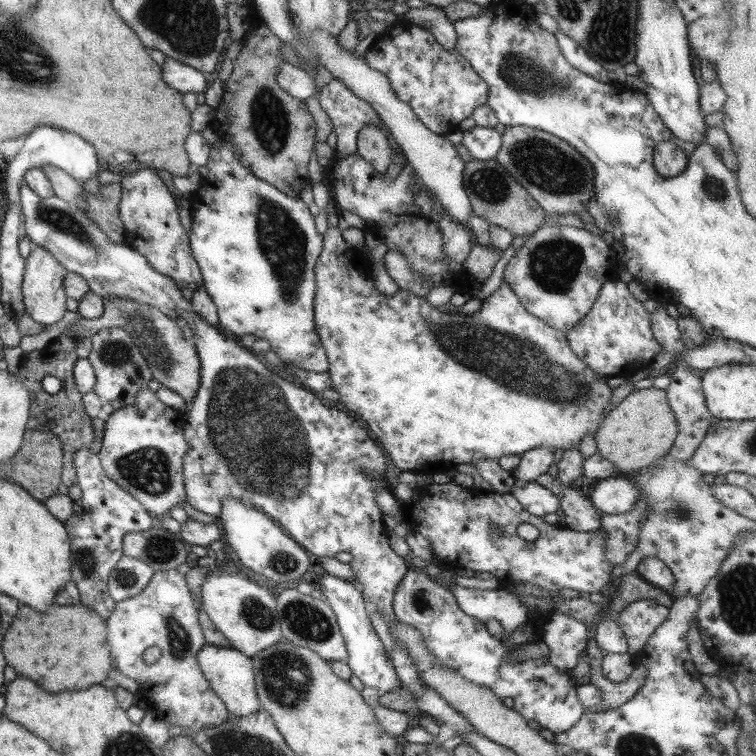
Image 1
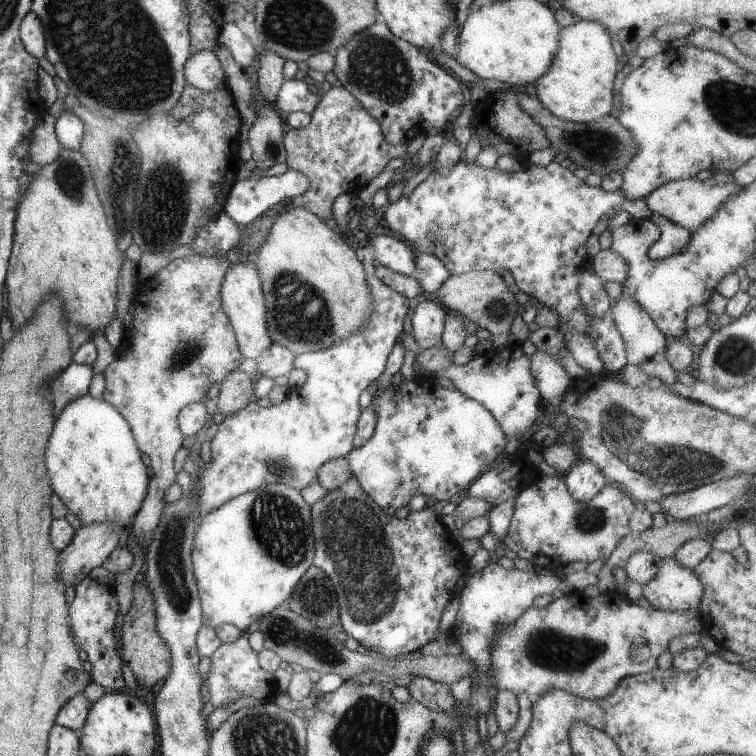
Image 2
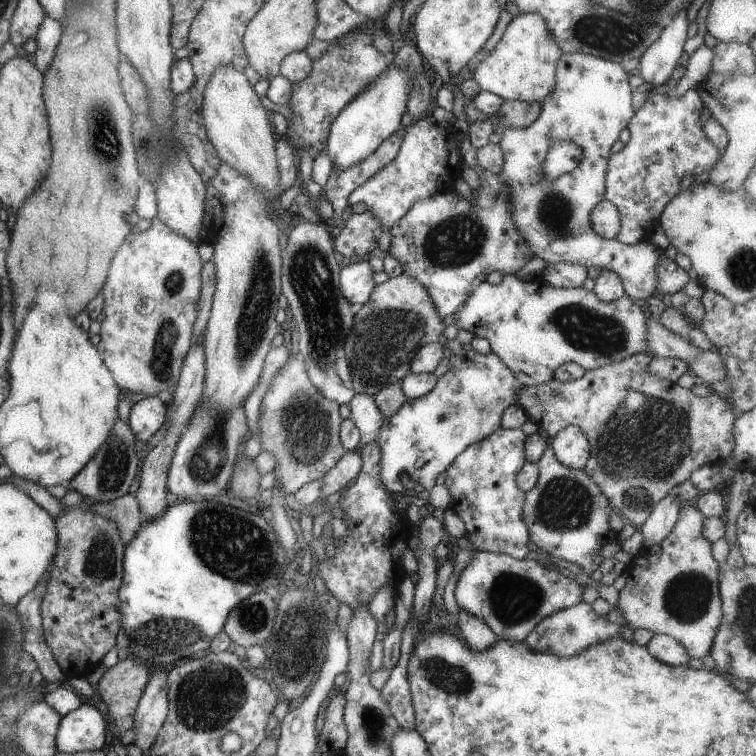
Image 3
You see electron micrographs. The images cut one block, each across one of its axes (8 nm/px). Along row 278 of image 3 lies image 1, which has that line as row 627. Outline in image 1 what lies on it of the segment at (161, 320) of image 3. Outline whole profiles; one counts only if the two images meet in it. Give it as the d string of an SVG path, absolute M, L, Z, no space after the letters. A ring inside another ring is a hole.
M175 569L155 571L147 586L139 594L114 604L105 622L107 642L111 646L109 650L111 662L123 676L137 683L133 694L137 697L137 692L139 692L141 699L148 701L149 710L154 711L165 724L182 726L191 733L208 726L219 726L231 717L198 667L197 653L206 643L193 602L192 593L187 588L183 575ZM149 647L159 648L159 658L152 664L145 664L143 650Z

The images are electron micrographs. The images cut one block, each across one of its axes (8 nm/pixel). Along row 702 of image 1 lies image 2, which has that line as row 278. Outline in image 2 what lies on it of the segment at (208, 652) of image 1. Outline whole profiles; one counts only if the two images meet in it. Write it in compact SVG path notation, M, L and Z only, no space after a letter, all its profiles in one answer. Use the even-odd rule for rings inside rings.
M231 259L220 286L220 301L234 330L237 348L244 358L256 359L272 342L267 330L266 308L260 278L247 262Z

